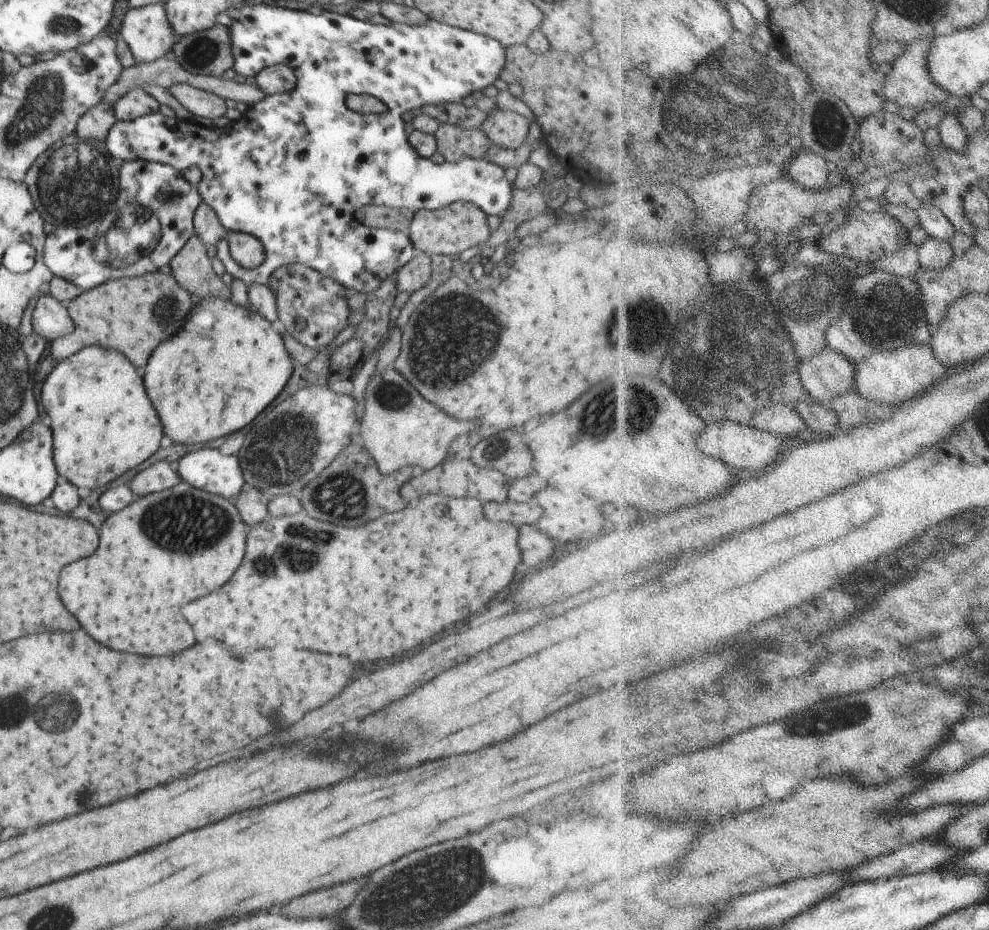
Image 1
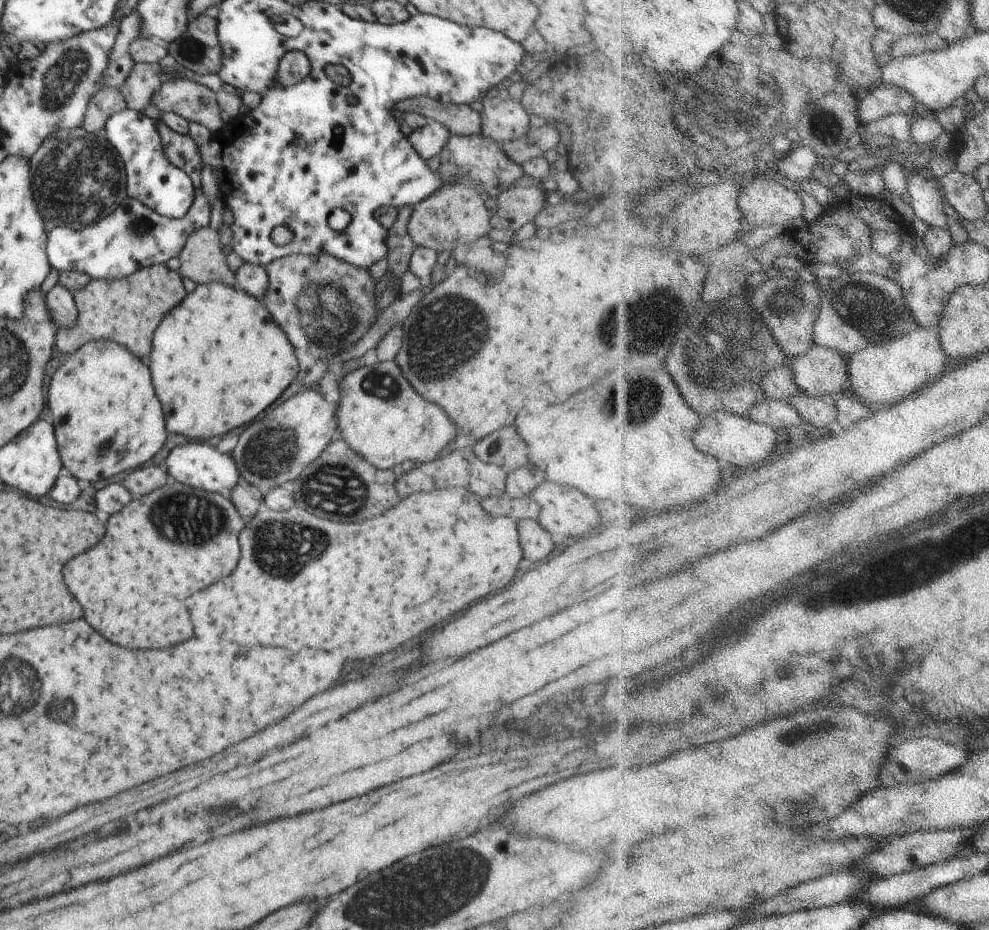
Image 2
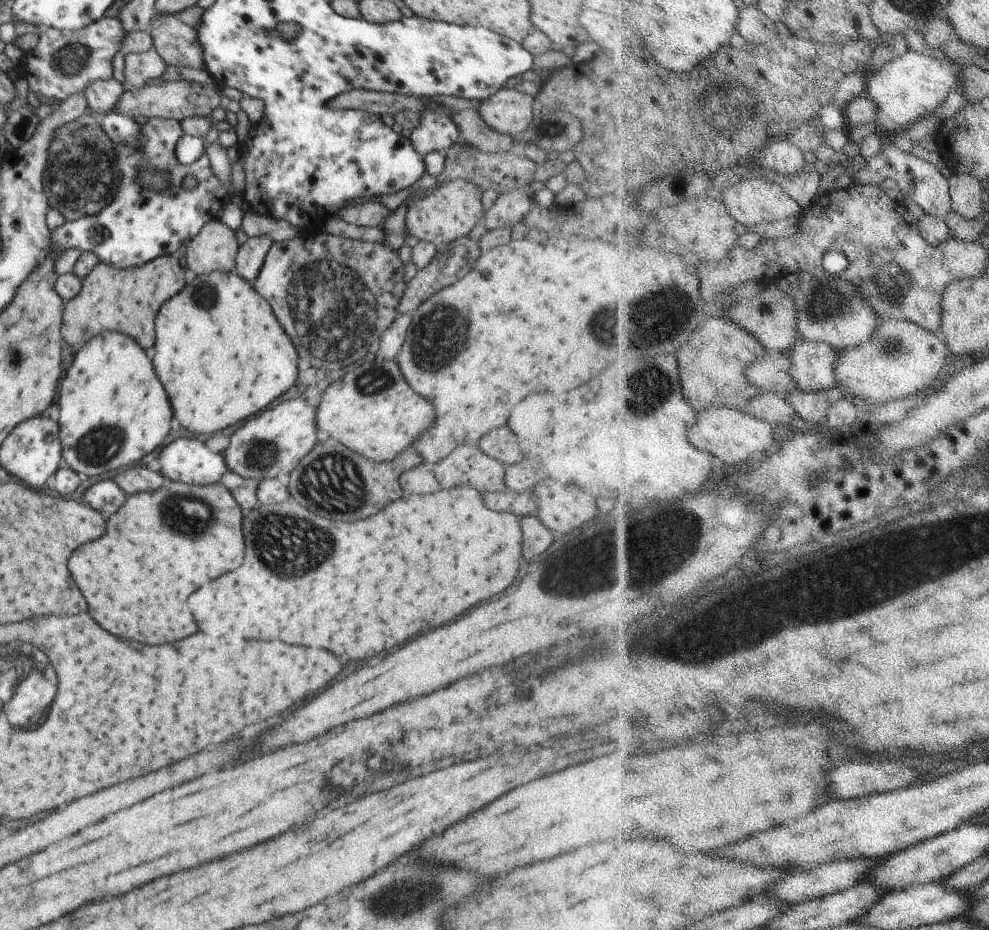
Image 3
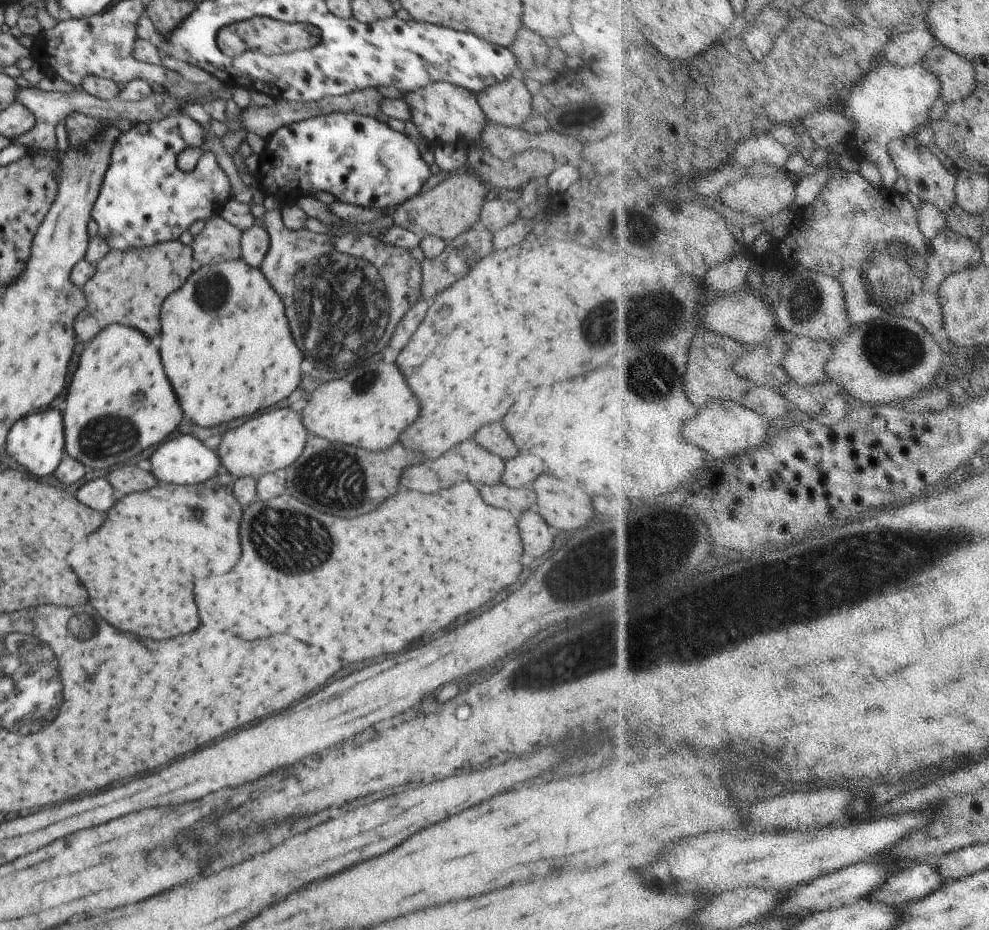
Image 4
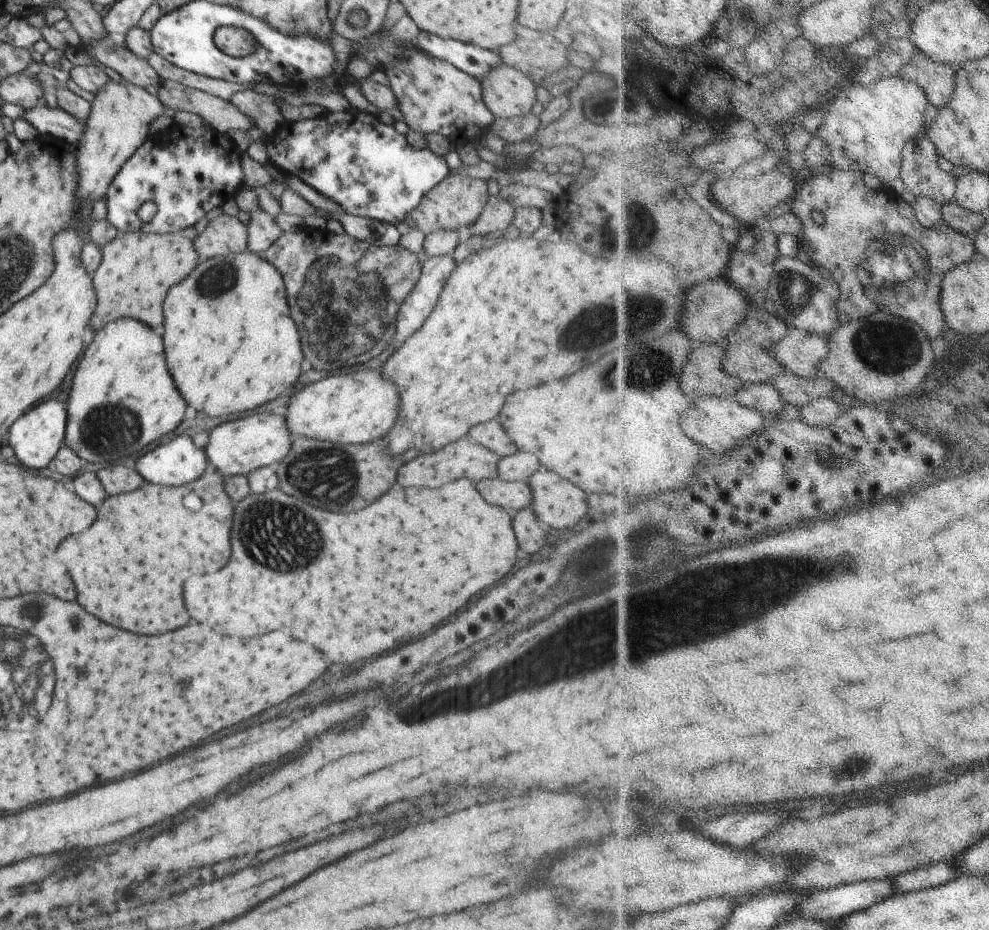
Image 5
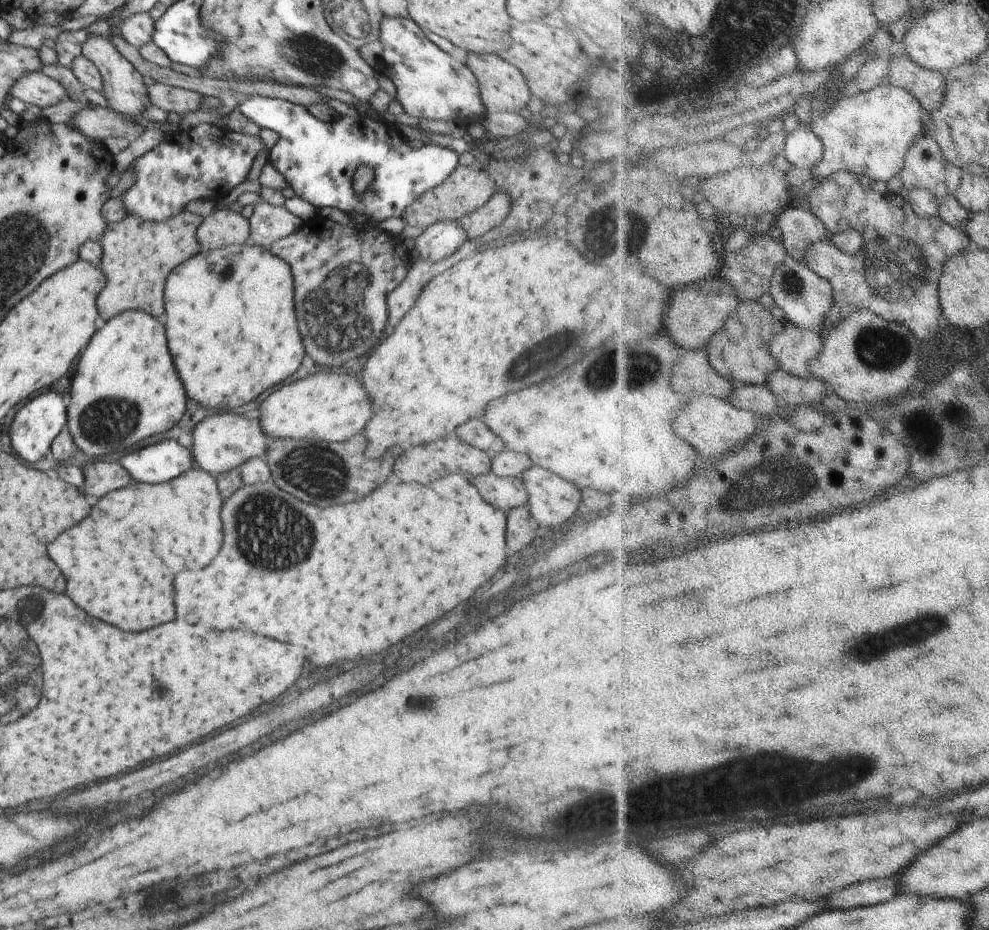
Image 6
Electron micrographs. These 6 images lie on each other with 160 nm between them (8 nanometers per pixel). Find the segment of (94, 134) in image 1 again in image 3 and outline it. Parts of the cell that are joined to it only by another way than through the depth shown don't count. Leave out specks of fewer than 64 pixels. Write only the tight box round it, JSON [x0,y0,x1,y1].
[85,79,124,119]

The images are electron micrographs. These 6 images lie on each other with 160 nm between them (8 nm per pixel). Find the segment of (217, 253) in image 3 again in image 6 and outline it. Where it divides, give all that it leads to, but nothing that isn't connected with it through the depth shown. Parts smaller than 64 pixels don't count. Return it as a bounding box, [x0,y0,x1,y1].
[197,208,249,250]

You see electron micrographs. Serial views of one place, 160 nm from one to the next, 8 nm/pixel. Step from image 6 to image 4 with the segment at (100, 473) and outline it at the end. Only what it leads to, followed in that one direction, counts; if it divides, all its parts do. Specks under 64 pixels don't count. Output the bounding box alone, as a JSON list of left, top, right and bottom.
[106,462,158,494]

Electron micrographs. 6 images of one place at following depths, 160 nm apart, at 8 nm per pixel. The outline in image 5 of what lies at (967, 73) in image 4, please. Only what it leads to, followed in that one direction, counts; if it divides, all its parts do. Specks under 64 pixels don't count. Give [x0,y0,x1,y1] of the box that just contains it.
[900,52,957,110]

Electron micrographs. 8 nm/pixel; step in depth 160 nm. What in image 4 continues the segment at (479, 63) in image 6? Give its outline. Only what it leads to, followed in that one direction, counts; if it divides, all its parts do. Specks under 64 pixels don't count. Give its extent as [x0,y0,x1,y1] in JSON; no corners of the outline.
[477,75,536,128]

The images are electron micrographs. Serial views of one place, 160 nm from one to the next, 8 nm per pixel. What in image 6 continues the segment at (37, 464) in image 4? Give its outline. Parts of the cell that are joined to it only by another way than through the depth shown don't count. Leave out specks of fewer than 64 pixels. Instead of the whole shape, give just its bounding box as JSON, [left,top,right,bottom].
[8,392,67,464]

